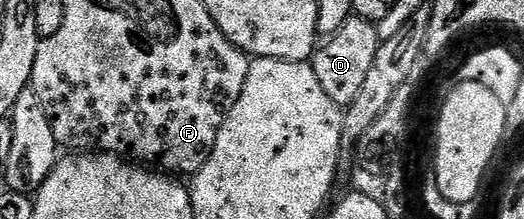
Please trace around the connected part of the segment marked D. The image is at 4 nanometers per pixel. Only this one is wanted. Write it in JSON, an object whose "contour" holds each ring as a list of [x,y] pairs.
{"contour":[[[351,17],[339,28],[339,32],[328,35],[313,52],[311,65],[315,72],[315,80],[327,92],[330,100],[335,100],[339,107],[346,107],[355,100],[370,69],[375,65],[375,52],[379,52],[382,40],[377,34],[376,25],[366,18]]]}

